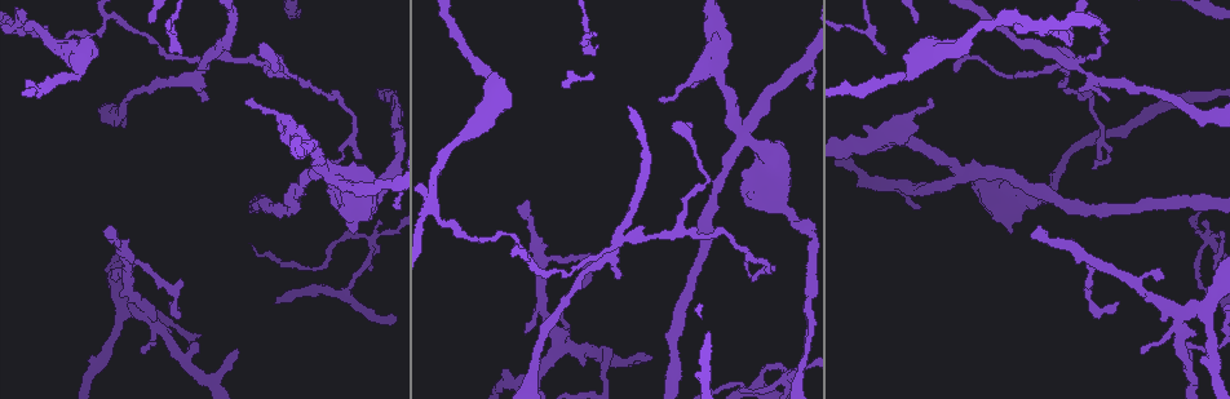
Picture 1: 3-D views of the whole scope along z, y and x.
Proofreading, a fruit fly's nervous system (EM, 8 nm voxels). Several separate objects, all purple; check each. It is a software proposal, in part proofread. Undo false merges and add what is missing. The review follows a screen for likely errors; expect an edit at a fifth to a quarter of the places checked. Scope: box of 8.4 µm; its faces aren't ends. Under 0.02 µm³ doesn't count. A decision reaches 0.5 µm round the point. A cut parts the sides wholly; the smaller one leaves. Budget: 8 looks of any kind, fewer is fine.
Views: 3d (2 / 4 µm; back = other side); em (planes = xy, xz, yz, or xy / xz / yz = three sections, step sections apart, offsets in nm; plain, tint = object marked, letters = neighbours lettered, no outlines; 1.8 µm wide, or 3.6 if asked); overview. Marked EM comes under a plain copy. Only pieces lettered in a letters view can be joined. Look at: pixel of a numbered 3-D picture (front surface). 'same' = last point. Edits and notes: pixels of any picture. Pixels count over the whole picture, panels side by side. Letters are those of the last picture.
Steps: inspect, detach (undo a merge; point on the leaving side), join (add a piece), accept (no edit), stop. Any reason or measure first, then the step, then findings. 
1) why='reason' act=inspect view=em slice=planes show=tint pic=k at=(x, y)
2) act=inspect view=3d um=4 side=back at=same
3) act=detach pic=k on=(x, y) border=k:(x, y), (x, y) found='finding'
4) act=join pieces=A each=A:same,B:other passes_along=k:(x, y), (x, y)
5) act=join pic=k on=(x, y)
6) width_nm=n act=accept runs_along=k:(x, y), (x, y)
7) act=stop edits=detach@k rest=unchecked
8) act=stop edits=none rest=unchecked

why='free end' act=inspect view=em um=3.6 slice=planes show=letters pic=1 at=(113, 233)

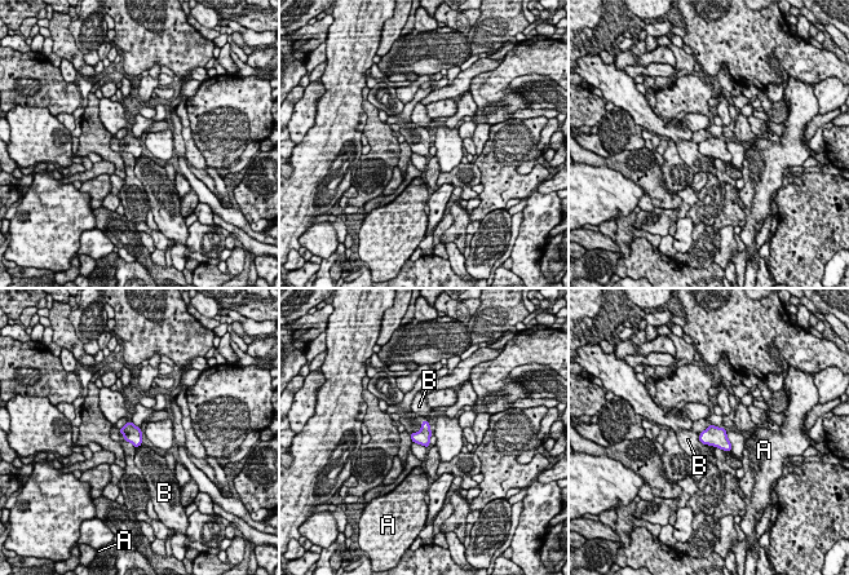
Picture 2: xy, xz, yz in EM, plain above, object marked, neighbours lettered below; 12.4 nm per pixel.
act=accept each=A:other,B:other border=2:(698, 436), (703, 443), (710, 446) found='none of them fits'

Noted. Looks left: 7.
why='four or more arms meet' act=inspect view=3d um=4 pic=1 at=(1078, 65)

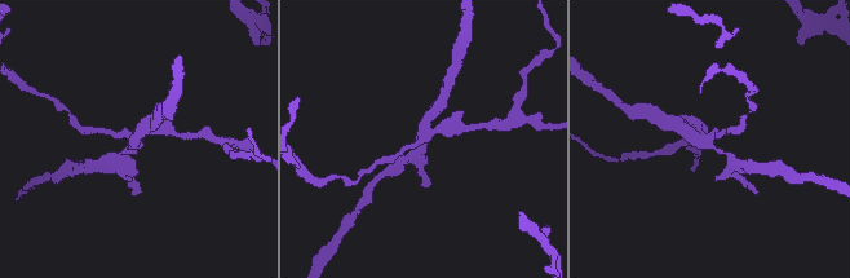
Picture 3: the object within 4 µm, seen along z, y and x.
act=inspect view=em um=3.6 slice=planes show=tint pic=3 at=(713, 146)

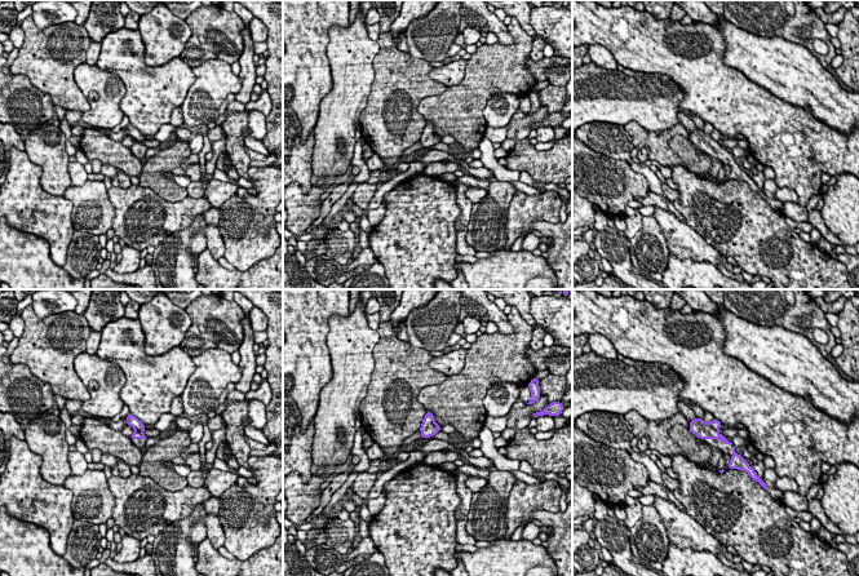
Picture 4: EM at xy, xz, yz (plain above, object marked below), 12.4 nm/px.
why='what lies round it' act=inspect view=em um=3.6 slice=planes show=letters at=same

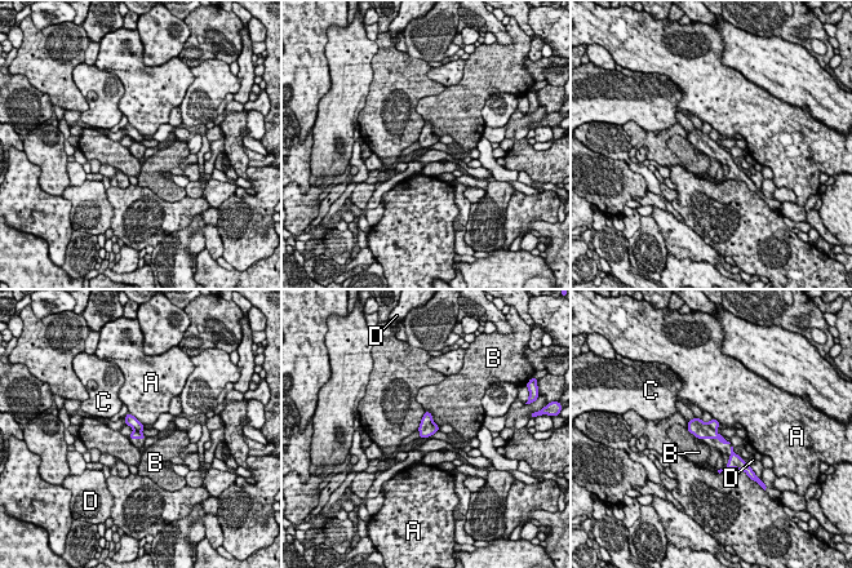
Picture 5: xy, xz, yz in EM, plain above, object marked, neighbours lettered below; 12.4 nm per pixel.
act=detach pic=5 on=(701, 430) each=A:other,B:other,C:other,D:other found='two neurons meet here'

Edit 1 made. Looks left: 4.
act=inspect view=overview

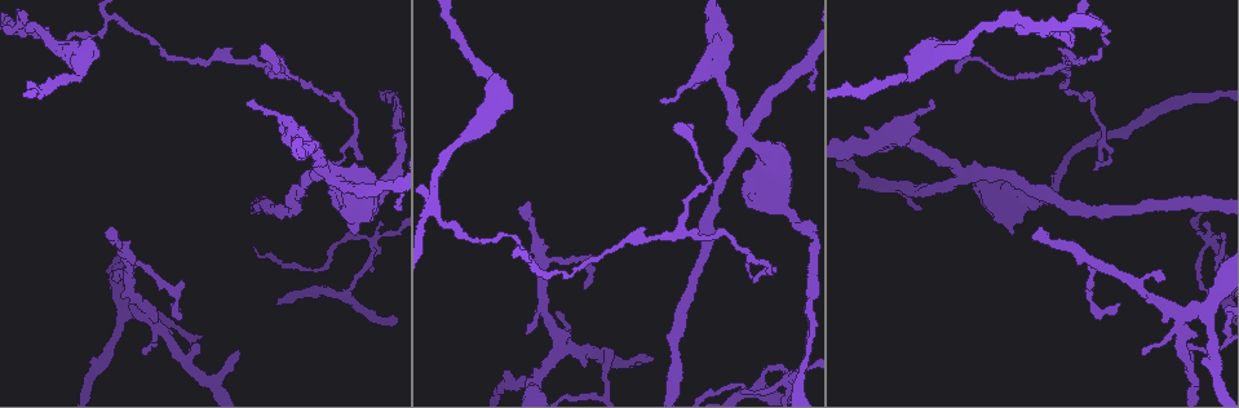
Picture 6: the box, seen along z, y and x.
act=inspect view=3d um=2 pic=6 at=(372, 240)

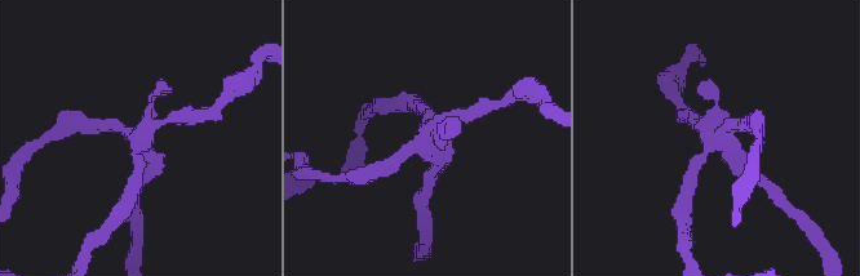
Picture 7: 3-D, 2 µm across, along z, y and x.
why='now the EM' act=inspect view=em um=3.6 slice=planes show=letters pic=7 at=(430, 133)

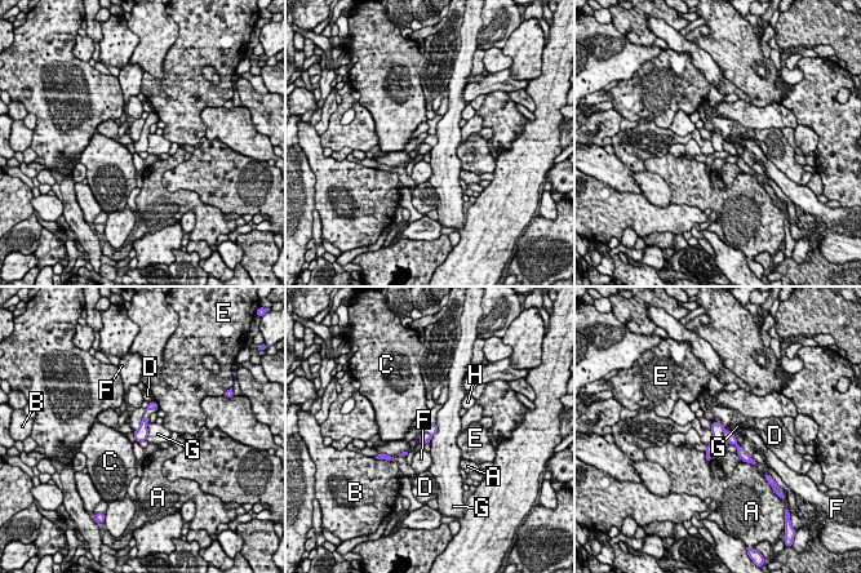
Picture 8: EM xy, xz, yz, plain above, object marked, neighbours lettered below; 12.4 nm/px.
act=detach pic=8 on=(728, 436) each=A:other,B:other,C:other,D:other,E:other,F:other,G:other,H:other border=8:(724, 429), (722, 438) found='two neurons meet here'

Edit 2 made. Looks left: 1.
act=stop edits=detach@5,detach@8 rest=unchecked

